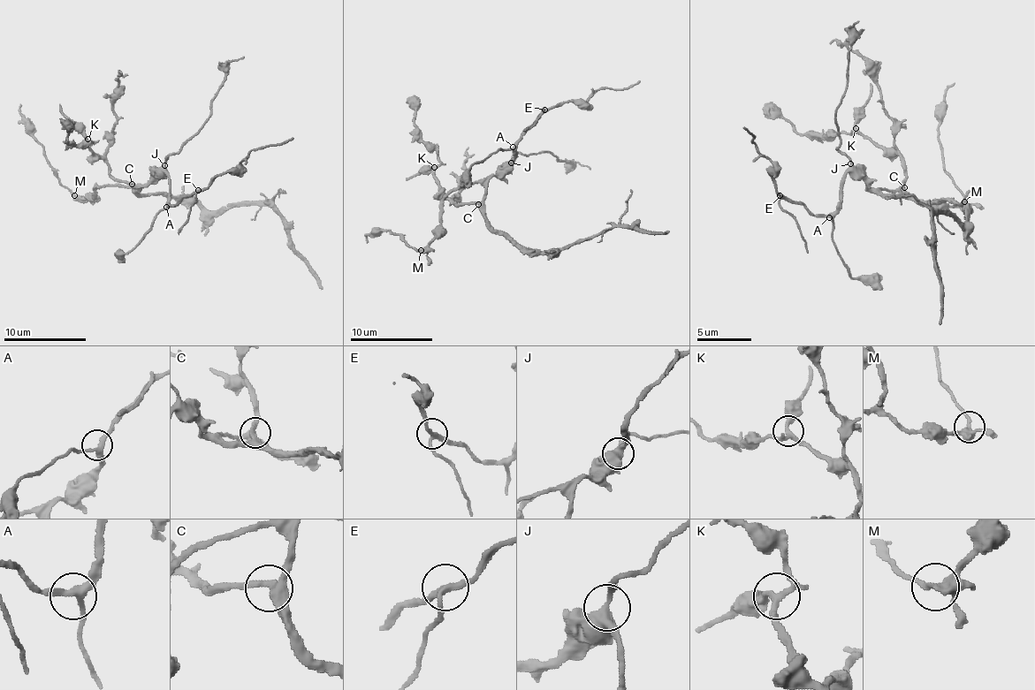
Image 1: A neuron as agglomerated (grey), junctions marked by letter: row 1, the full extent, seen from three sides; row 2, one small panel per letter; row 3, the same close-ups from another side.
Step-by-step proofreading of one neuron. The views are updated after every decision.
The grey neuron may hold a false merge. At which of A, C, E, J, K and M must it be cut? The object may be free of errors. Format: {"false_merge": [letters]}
{"false_merge": []}

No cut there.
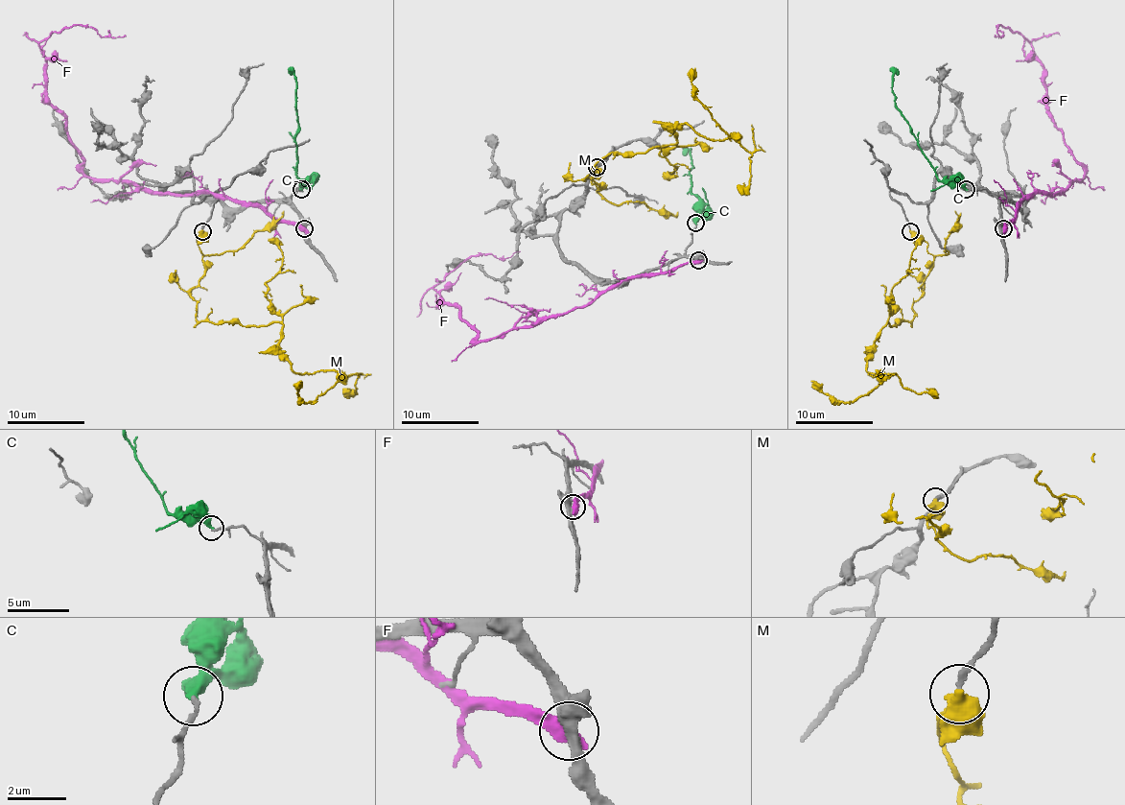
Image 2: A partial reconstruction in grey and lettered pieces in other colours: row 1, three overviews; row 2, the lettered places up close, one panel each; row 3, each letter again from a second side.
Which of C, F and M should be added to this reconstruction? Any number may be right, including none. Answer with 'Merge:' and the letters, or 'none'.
Merge: M

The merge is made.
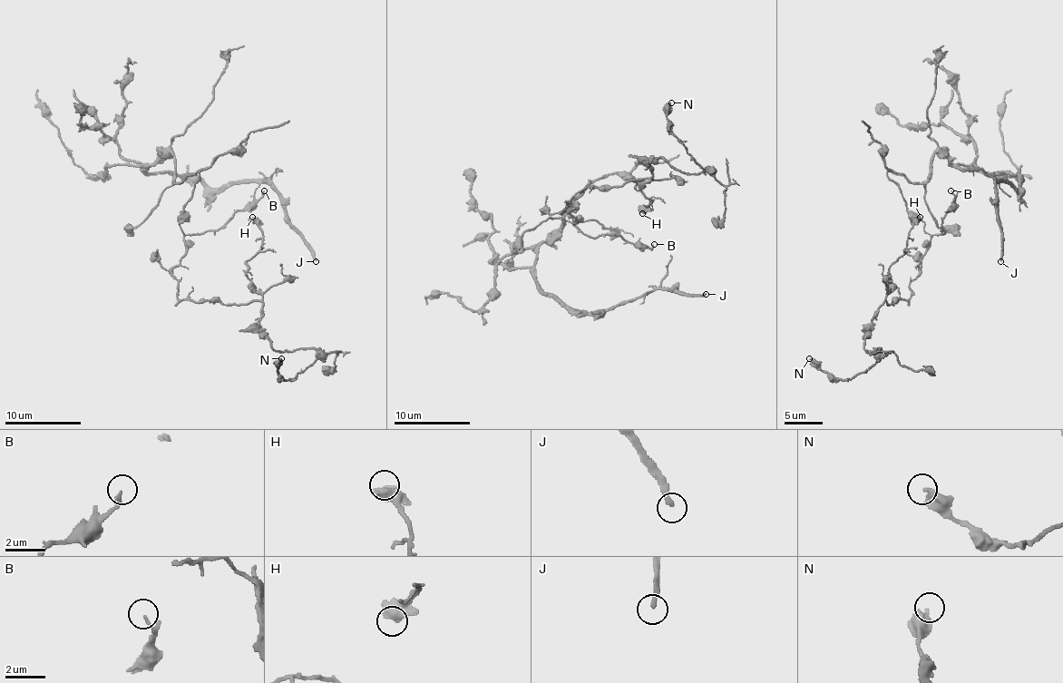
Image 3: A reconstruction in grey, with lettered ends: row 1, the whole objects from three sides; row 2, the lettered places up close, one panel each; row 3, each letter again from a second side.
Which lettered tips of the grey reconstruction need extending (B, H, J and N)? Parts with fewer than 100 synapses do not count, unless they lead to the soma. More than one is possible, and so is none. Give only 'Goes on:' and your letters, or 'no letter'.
Goes on: J

